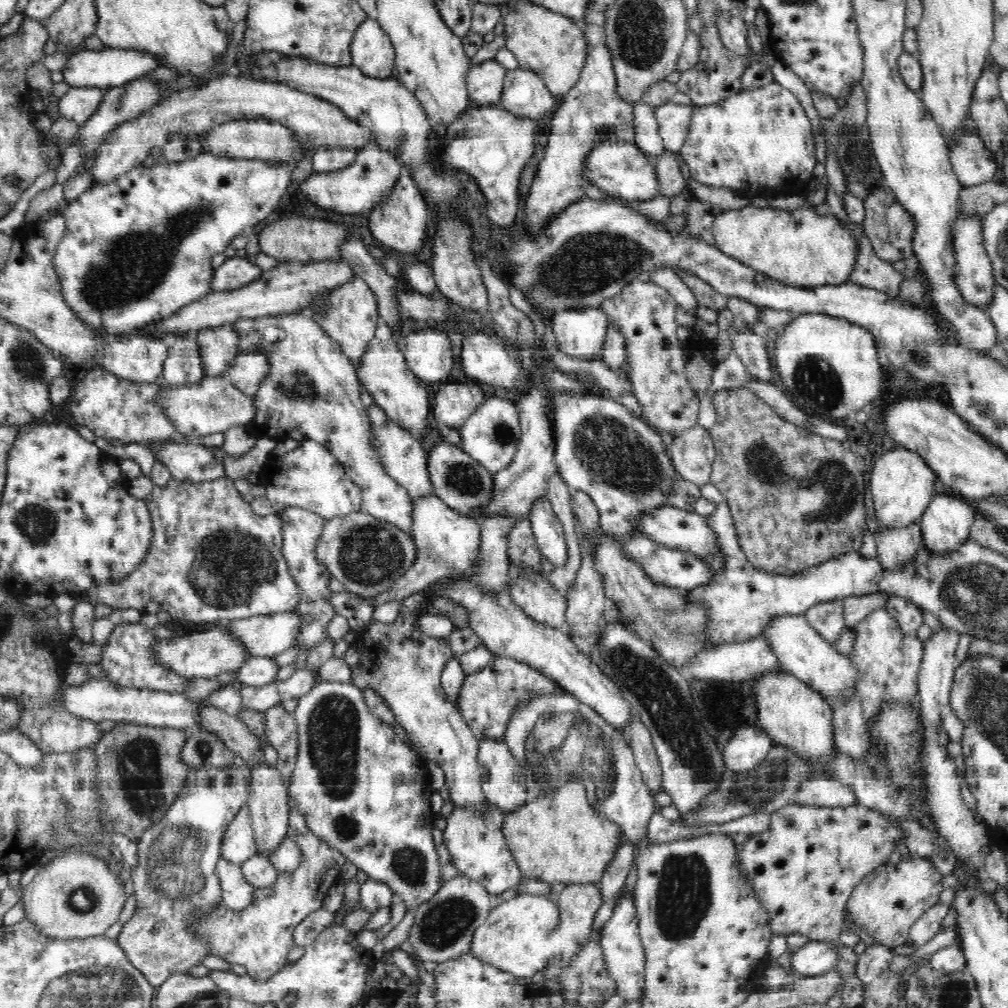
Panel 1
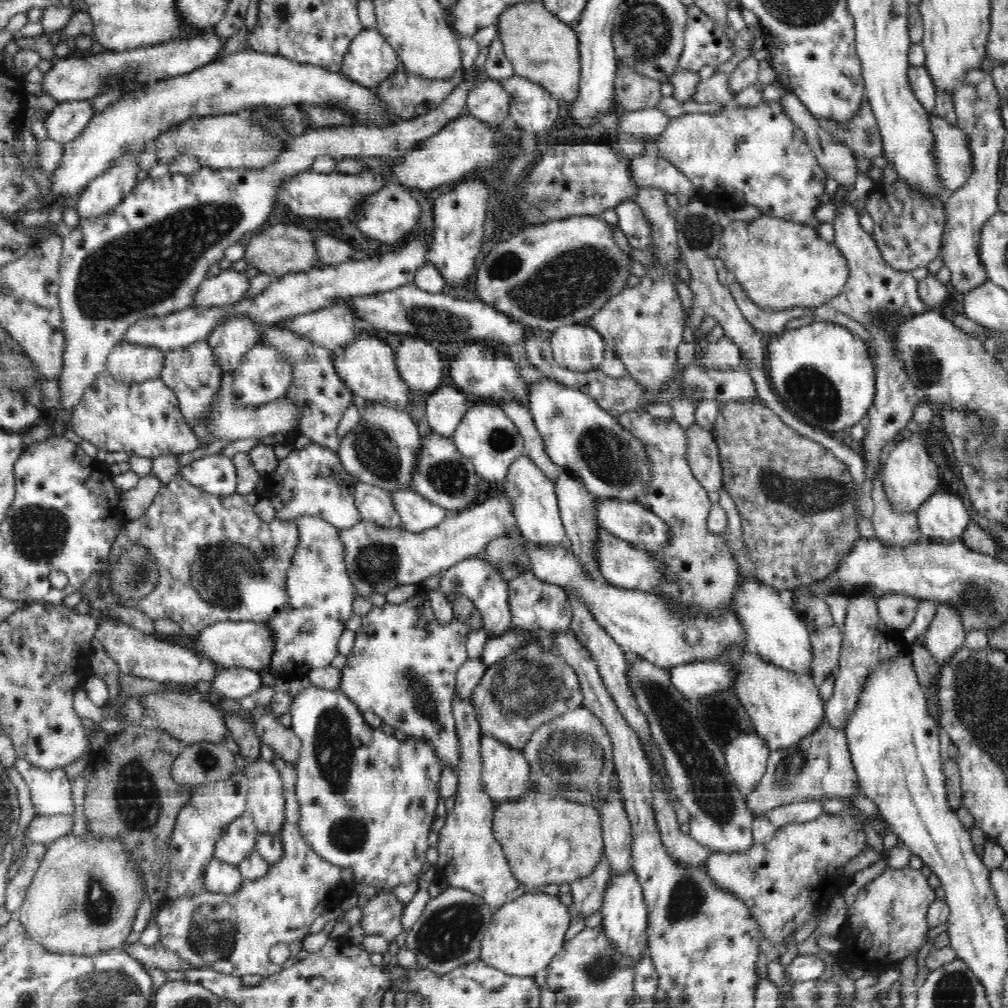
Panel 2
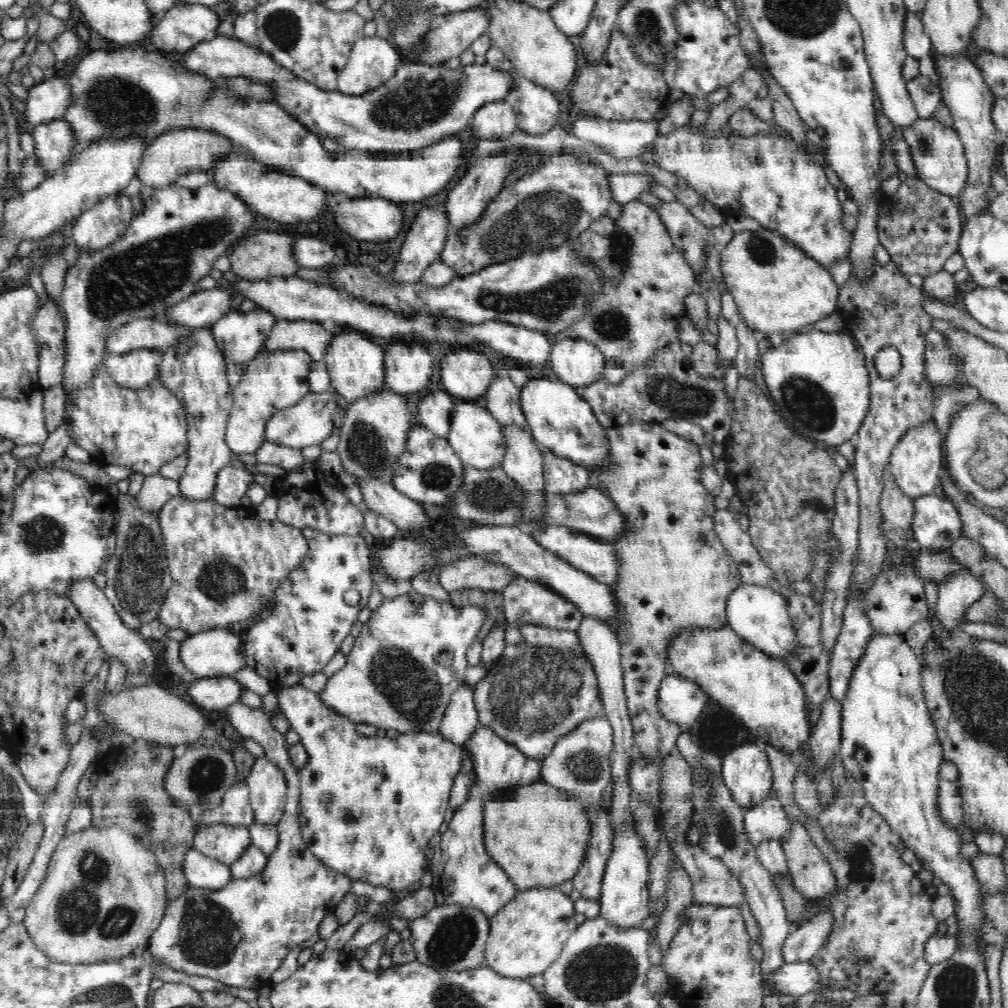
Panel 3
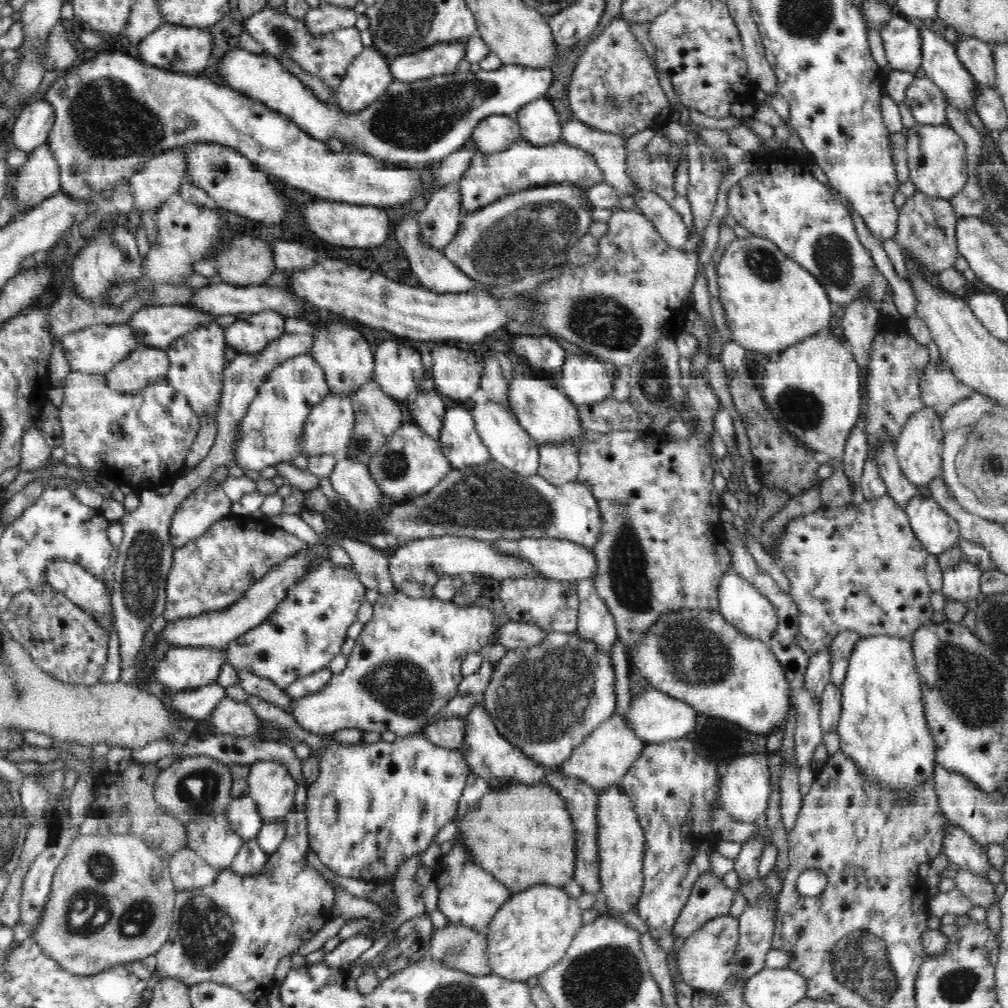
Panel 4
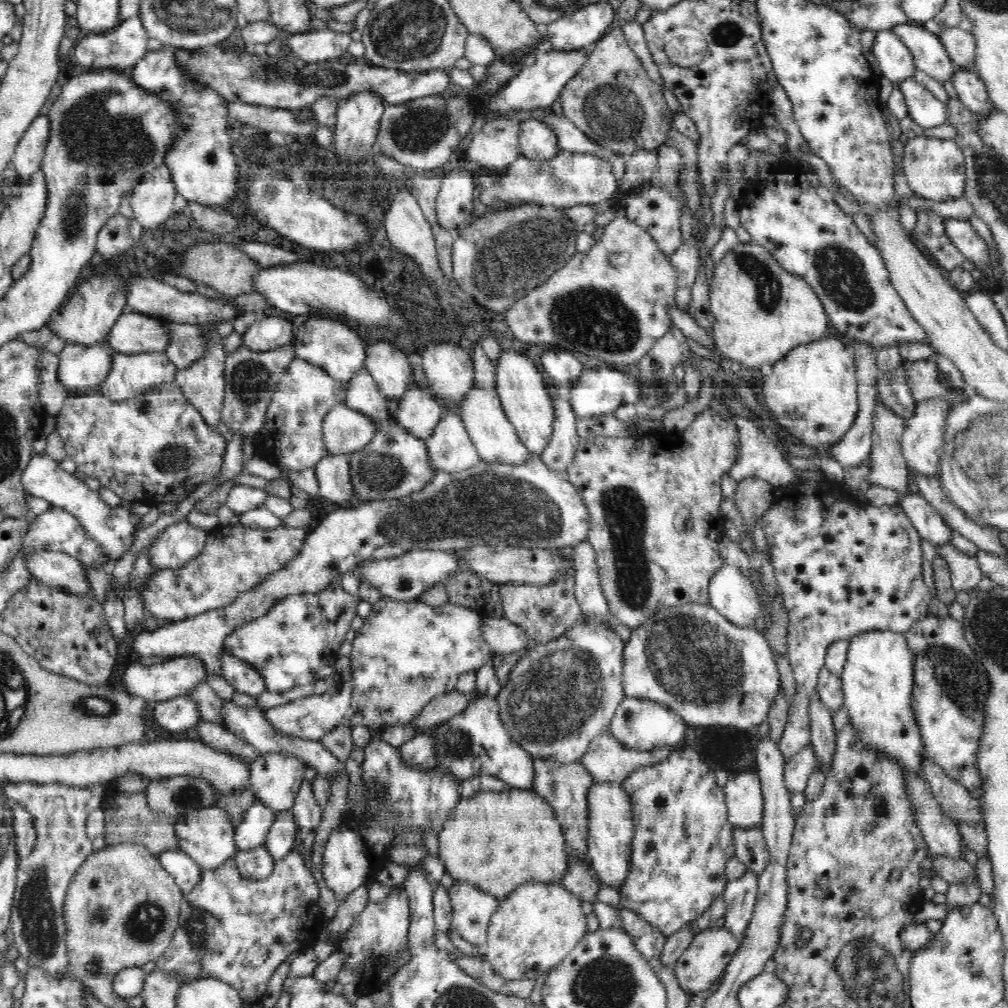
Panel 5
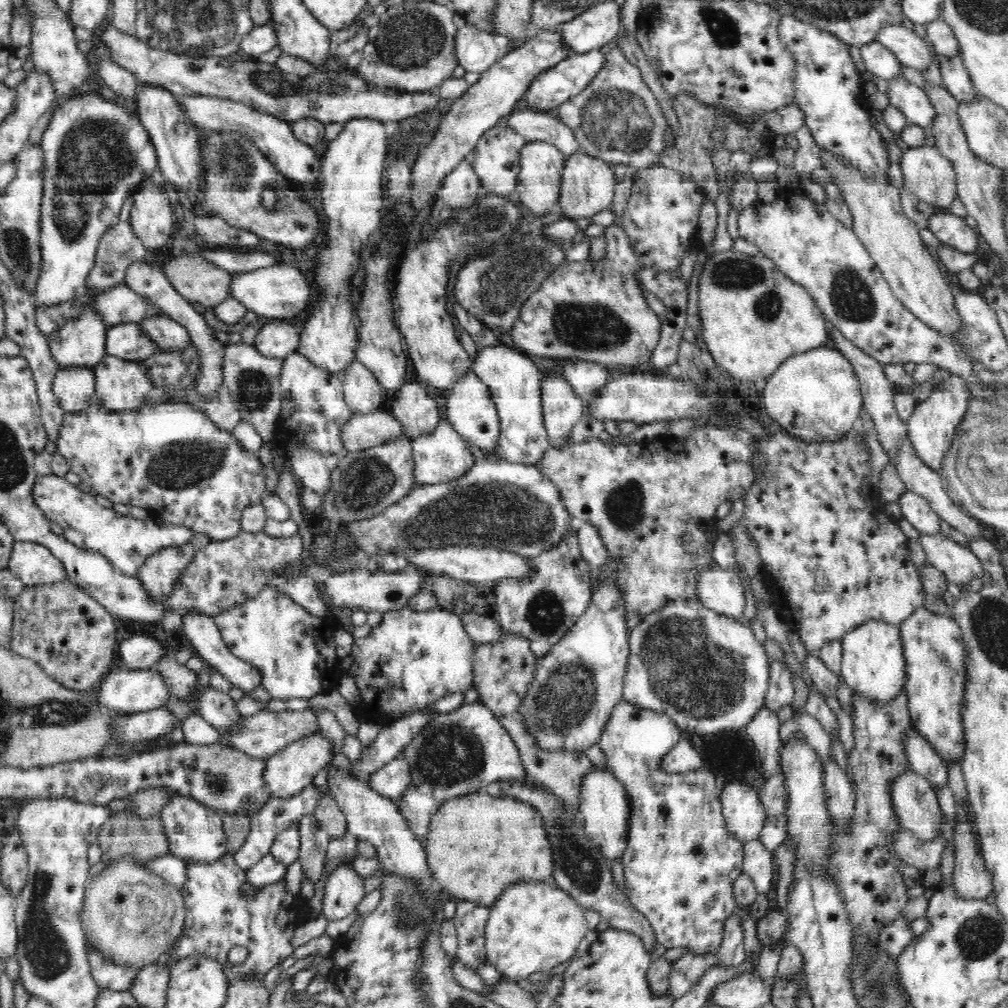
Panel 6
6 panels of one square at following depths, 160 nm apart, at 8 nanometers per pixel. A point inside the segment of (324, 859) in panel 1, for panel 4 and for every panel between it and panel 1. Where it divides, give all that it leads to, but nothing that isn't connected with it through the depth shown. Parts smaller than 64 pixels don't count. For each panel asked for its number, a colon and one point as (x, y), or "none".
2: (230, 933)
3: (239, 934)
4: (234, 931)

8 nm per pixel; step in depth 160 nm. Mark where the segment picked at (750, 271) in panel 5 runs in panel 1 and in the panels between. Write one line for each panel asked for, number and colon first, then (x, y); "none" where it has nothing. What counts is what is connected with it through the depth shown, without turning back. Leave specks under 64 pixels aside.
1: (799, 247)
2: (780, 264)
3: (777, 288)
4: (771, 302)

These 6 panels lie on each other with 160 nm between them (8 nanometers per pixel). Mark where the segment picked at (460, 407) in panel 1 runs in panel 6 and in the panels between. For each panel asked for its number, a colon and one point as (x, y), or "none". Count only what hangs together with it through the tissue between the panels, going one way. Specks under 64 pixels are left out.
2: (445, 407)
3: (434, 411)
4: (427, 410)
5: (418, 412)
6: (418, 413)

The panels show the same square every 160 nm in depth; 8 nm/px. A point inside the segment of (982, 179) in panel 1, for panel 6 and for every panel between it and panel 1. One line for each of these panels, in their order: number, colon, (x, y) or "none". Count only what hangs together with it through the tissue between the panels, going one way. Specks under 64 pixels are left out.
2: (953, 159)
3: (938, 154)
4: (936, 157)
5: (934, 167)
6: (928, 175)

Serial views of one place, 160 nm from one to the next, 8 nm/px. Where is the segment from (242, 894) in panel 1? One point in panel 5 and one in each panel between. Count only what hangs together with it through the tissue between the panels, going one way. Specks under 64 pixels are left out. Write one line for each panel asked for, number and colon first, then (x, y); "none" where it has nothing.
2: (219, 876)
3: (201, 871)
4: (188, 870)
5: (186, 872)

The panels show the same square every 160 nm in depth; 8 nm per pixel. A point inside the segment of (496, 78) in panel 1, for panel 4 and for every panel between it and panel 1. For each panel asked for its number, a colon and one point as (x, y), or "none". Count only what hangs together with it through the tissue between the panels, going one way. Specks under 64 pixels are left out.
2: (489, 103)
3: (498, 121)
4: (495, 134)

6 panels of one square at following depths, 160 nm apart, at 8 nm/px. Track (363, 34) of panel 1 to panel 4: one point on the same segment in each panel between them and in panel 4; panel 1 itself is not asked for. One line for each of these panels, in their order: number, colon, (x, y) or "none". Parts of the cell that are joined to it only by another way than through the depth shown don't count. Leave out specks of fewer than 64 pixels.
2: (370, 60)
3: (373, 61)
4: (369, 76)

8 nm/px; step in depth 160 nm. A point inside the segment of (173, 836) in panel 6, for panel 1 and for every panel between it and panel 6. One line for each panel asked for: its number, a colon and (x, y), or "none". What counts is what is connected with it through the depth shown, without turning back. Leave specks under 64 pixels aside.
1: (238, 844)
2: (238, 840)
3: (225, 843)
4: (211, 837)
5: (207, 835)

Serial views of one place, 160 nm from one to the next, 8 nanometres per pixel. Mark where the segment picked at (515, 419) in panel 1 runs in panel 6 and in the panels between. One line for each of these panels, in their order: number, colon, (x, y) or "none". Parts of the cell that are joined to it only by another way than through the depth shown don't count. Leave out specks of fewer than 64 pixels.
2: (486, 435)
3: (478, 439)
4: (459, 439)
5: (450, 449)
6: (440, 456)

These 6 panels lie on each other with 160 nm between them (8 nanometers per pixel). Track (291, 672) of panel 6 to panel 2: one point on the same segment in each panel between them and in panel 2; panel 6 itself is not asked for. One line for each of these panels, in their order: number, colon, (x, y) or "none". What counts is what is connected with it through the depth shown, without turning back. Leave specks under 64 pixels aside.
2: (320, 593)
3: (304, 629)
4: (305, 633)
5: (287, 645)

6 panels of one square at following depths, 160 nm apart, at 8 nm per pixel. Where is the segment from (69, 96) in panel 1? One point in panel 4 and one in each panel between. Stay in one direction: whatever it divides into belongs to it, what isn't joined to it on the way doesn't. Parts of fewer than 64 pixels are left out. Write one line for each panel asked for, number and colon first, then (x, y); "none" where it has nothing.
2: (68, 119)
3: (52, 141)
4: (38, 178)

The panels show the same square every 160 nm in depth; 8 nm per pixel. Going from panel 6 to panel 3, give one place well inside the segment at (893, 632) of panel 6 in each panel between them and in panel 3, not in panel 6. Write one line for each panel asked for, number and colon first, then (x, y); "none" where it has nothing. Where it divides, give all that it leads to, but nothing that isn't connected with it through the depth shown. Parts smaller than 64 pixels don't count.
3: (889, 744)
4: (882, 727)
5: (877, 680)

